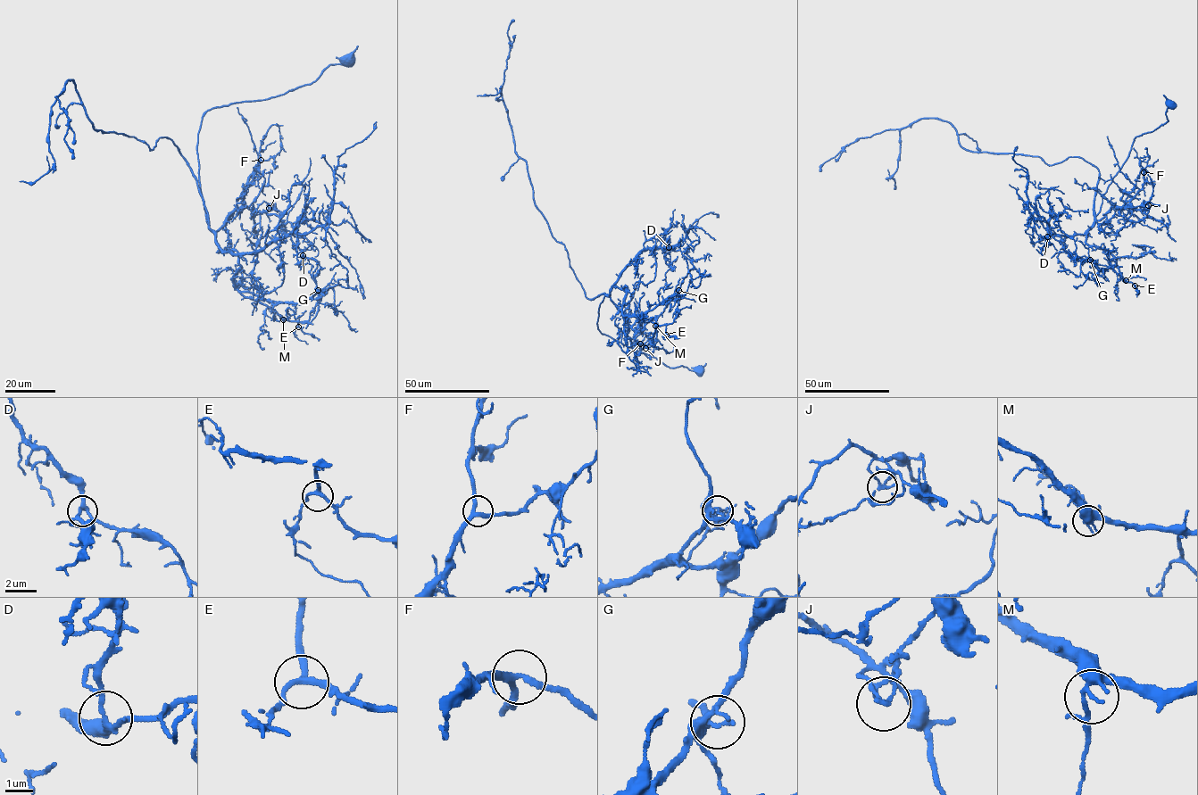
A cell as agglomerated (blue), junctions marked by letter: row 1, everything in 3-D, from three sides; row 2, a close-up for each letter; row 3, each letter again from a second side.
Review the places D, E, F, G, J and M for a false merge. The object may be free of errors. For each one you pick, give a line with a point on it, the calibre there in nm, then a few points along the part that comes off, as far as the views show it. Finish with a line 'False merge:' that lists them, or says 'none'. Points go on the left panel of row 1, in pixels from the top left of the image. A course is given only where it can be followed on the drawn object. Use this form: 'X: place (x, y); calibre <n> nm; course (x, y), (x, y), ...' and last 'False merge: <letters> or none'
J: place (269, 208); calibre 110 nm; course (269, 209), (270, 206), (283, 212)
False merge: J

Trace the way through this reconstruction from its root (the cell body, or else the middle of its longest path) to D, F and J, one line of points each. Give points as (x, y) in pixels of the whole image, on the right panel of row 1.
D: (1170, 105), (1165, 123), (1135, 139), (1094, 224), (1084, 234), (1070, 236), (1055, 236), (1046, 224), (1047, 236)
F: (1170, 105), (1165, 123), (1135, 139), (1103, 196), (1096, 220), (1142, 188), (1143, 172)
J: (1170, 105), (1165, 123), (1135, 139), (1095, 219), (1113, 206), (1129, 204), (1138, 210), (1144, 200), (1148, 205)

